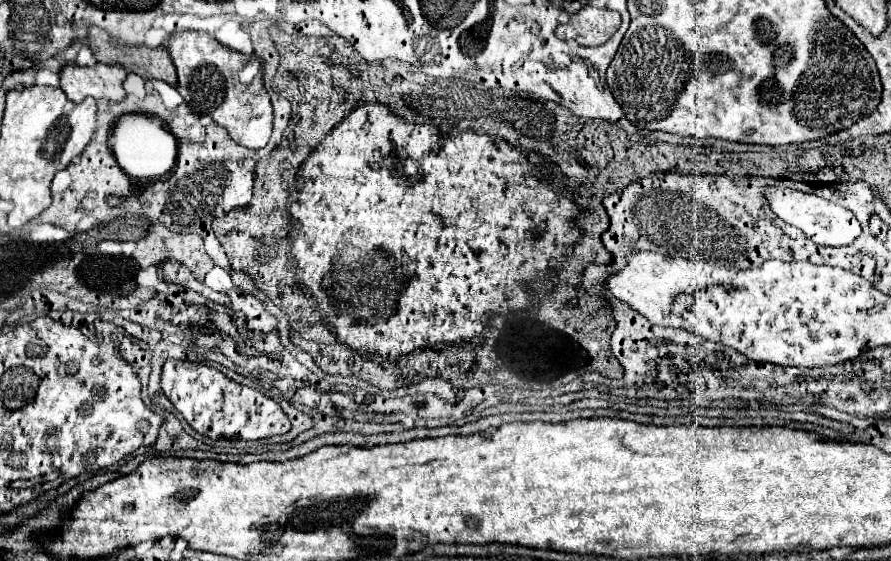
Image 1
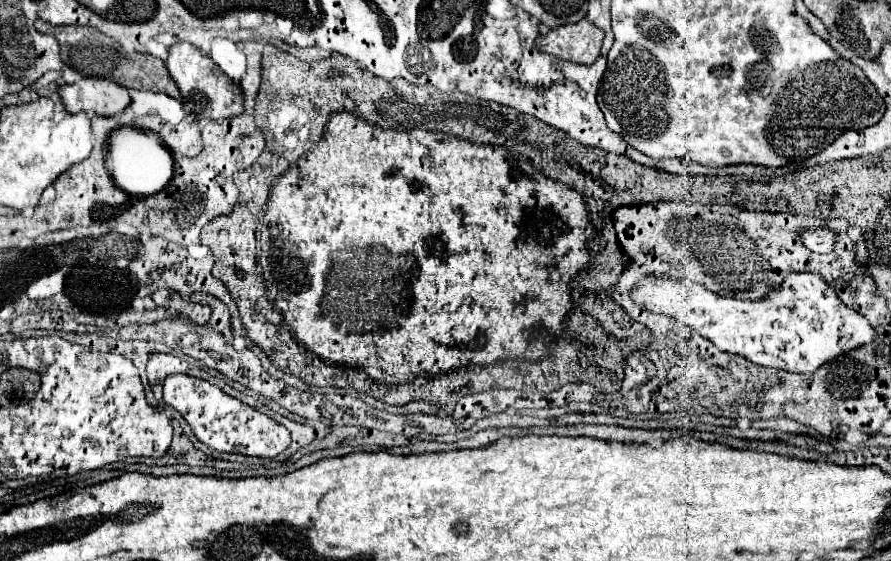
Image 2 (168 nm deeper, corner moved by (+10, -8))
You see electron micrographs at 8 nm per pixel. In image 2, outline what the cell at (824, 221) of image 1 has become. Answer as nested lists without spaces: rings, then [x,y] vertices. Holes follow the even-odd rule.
[[[821,229],[821,231],[811,231],[803,235],[805,245],[815,251],[815,253],[831,253],[833,251],[833,243],[835,243],[835,233]]]

